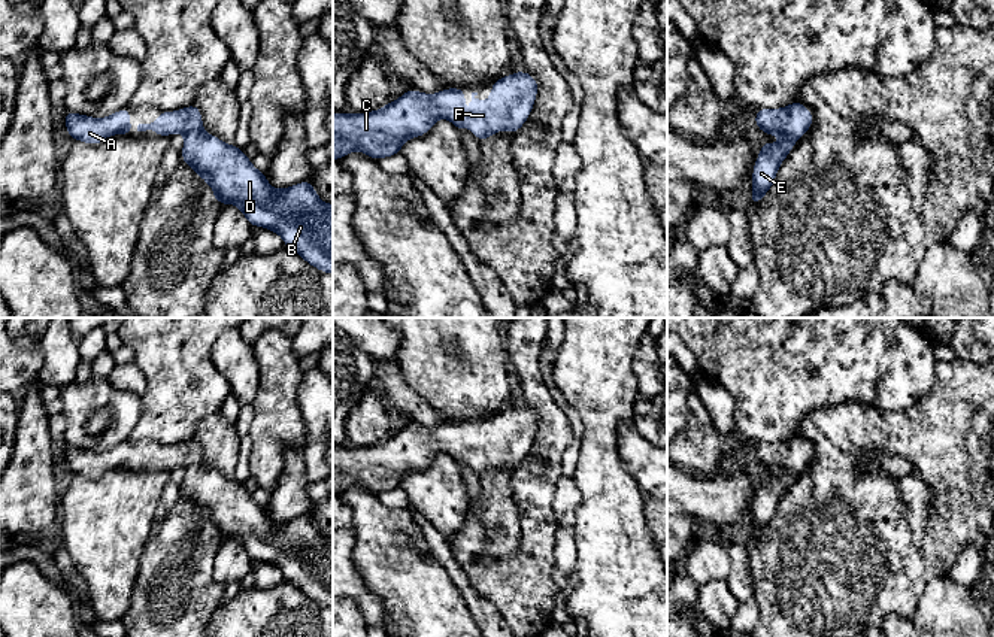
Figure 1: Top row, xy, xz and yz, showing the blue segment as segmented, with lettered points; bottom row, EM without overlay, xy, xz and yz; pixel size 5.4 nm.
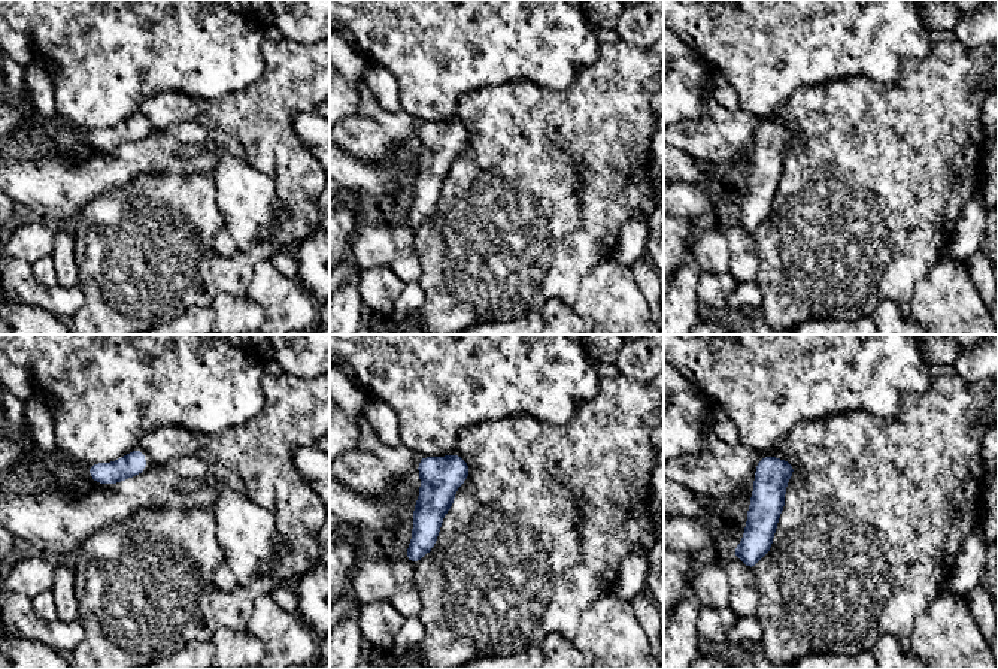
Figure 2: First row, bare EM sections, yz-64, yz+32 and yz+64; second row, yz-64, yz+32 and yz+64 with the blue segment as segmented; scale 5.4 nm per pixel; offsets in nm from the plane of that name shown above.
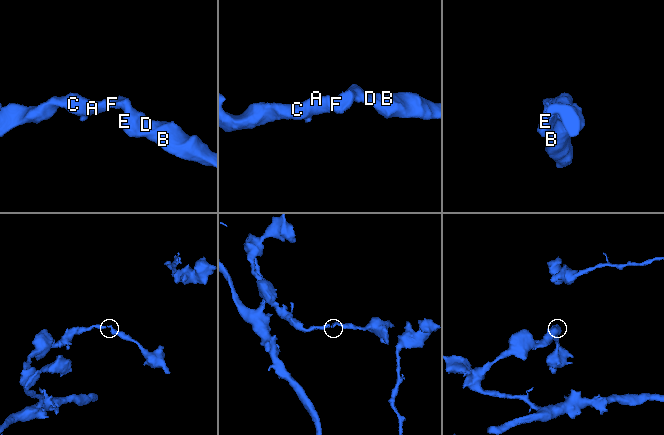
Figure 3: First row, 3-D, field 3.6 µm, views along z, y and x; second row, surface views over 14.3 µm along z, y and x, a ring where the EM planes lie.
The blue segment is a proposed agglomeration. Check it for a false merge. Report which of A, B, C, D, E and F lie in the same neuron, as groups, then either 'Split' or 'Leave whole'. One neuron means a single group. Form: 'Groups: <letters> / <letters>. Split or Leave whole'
Groups: A B C D E F. Leave whole

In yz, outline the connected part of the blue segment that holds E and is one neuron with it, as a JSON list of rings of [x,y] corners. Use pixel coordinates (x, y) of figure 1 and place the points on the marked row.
[[[794,101],[779,109],[760,109],[755,112],[754,121],[758,130],[779,136],[781,142],[775,145],[764,142],[761,145],[752,170],[751,204],[761,201],[773,186],[779,166],[785,161],[795,142],[812,127],[813,116],[804,104]]]

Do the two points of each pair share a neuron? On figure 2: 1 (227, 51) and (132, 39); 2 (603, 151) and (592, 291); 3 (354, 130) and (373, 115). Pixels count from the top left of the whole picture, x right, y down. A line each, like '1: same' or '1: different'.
1: same
2: different
3: same

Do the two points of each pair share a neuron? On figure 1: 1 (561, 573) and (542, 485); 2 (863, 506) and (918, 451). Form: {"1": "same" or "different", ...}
{"1": "different", "2": "same"}

